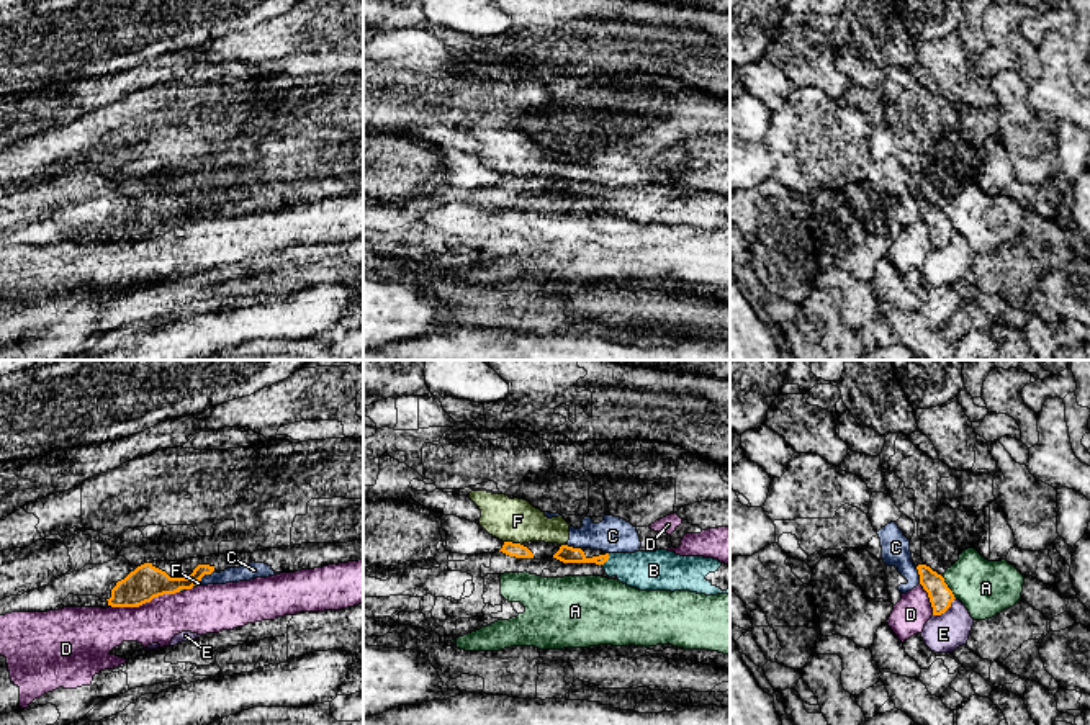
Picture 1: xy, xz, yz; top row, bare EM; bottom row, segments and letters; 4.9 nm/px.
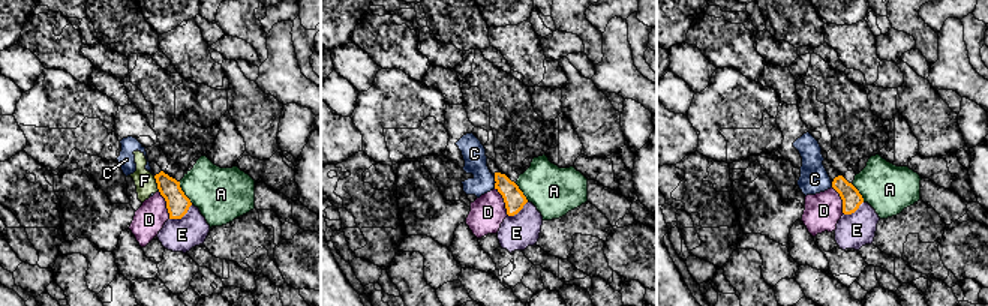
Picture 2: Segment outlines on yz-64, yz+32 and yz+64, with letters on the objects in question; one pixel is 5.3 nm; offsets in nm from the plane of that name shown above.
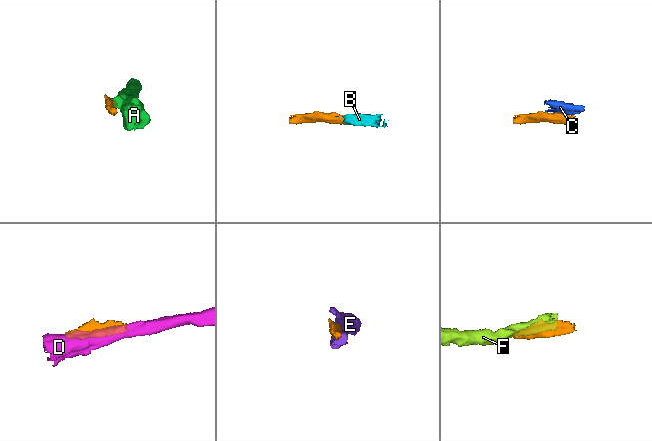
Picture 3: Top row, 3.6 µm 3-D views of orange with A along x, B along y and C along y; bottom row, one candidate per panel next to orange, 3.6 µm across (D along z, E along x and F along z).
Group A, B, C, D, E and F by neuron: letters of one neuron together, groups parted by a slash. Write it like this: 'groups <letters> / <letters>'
groups A / B / C F / D / E

